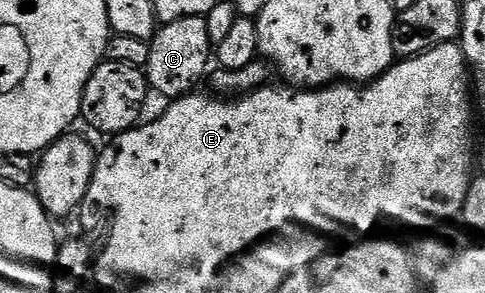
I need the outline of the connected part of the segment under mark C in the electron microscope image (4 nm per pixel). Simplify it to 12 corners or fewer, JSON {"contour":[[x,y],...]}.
{"contour":[[204,17],[166,22],[149,42],[149,88],[192,94],[211,66]]}

